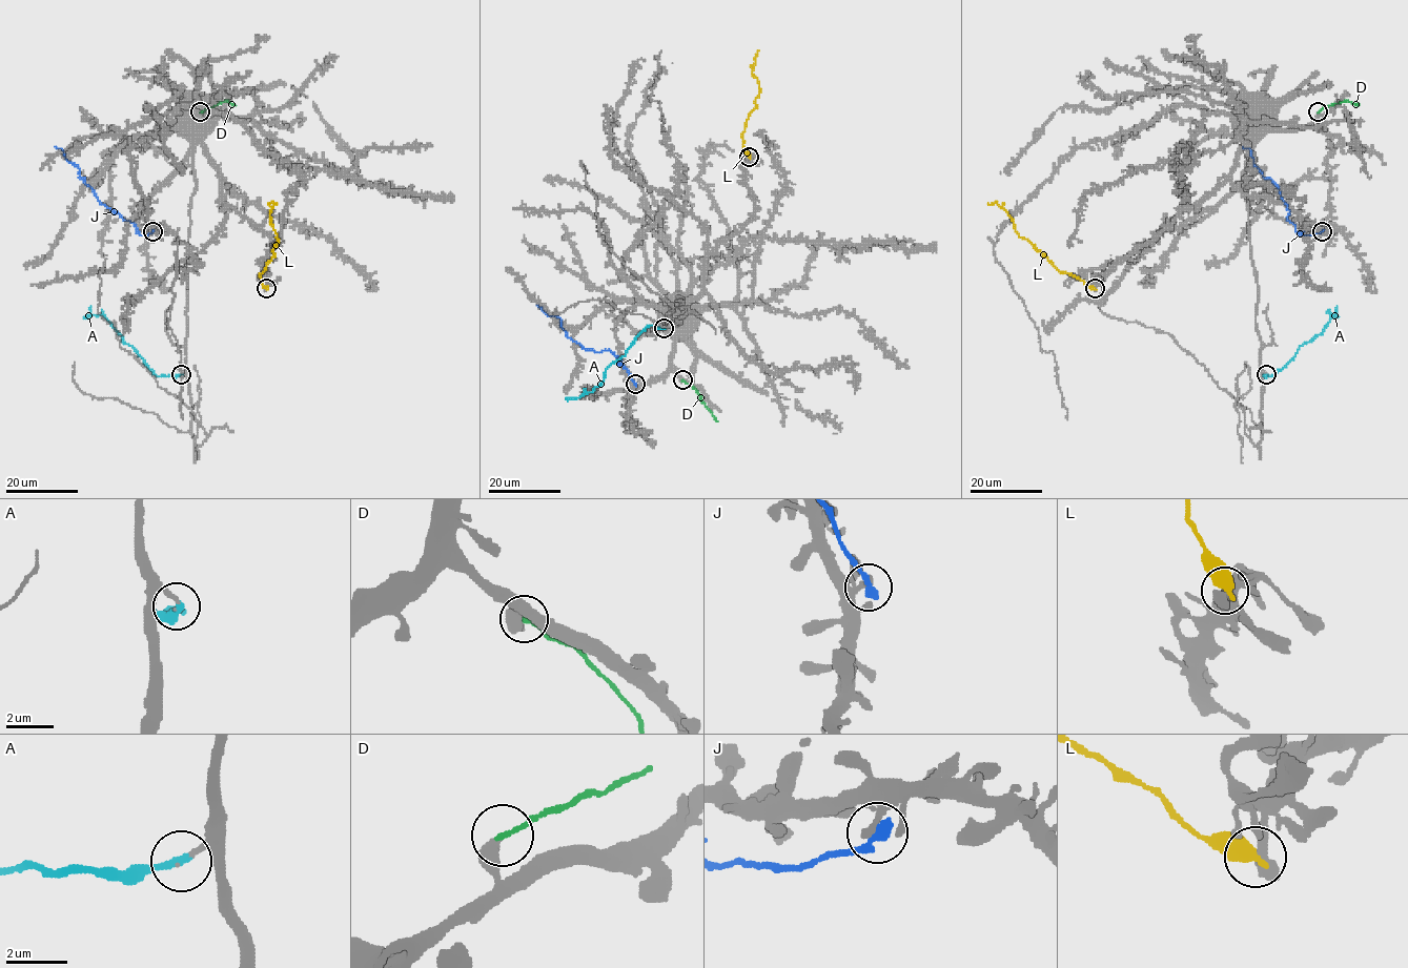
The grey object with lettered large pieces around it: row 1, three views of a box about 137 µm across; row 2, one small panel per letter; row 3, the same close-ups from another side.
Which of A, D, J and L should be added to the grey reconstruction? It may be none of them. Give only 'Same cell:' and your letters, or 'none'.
Same cell: A

